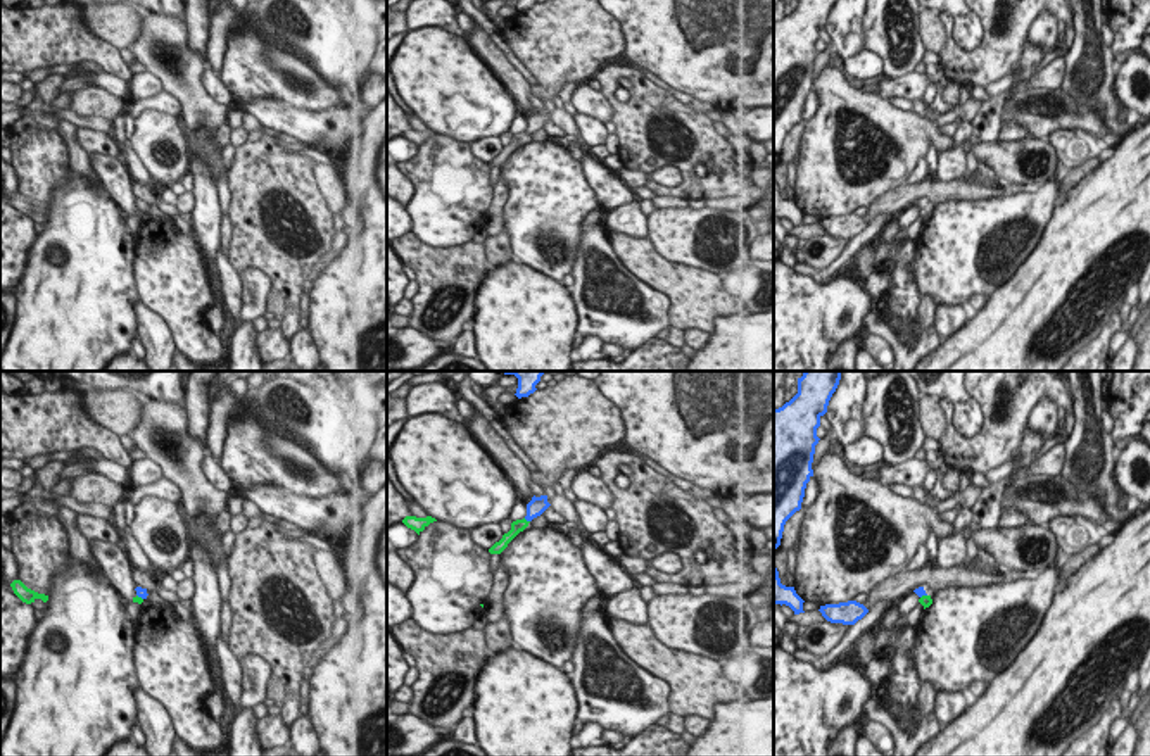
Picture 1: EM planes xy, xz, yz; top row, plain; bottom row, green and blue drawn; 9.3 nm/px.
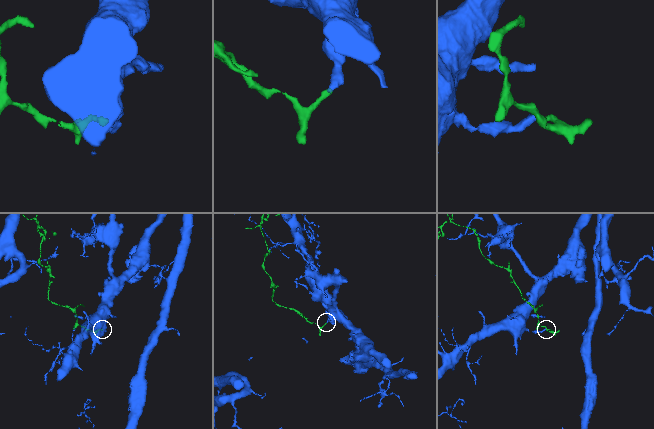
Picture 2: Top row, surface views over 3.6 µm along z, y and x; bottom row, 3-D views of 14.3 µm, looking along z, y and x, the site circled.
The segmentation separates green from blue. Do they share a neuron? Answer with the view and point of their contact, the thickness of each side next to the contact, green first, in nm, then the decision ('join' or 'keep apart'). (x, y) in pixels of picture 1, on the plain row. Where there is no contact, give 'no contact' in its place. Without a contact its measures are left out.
contact xz (525, 133); calibres 120 and 160 nm; keep apart

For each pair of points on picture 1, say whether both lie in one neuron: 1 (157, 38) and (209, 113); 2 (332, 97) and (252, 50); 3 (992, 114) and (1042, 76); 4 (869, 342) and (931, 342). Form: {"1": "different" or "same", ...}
{"1": "same", "2": "same", "3": "same", "4": "different"}

